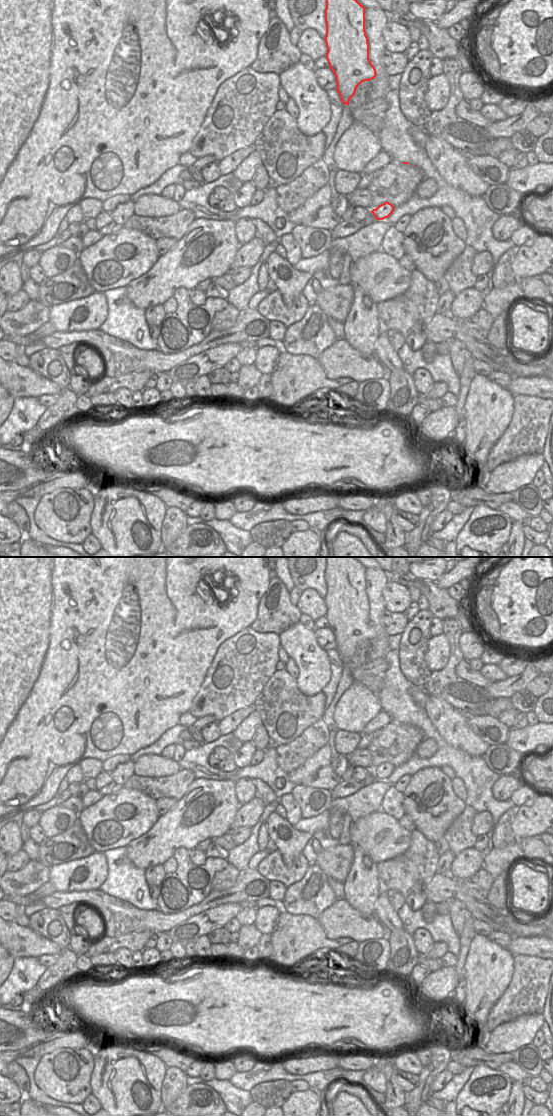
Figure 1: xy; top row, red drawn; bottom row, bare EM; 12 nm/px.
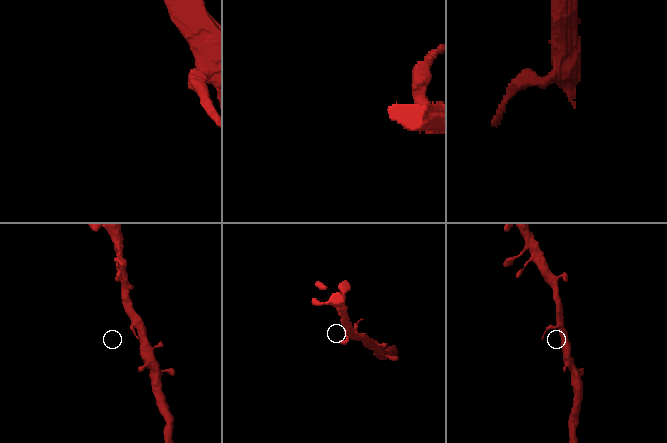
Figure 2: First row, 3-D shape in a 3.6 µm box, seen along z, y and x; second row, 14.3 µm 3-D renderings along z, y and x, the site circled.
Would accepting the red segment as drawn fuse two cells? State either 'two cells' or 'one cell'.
two cells

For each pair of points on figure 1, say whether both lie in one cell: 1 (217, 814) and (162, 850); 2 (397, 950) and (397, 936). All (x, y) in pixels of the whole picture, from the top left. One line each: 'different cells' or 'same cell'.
1: same cell
2: same cell

